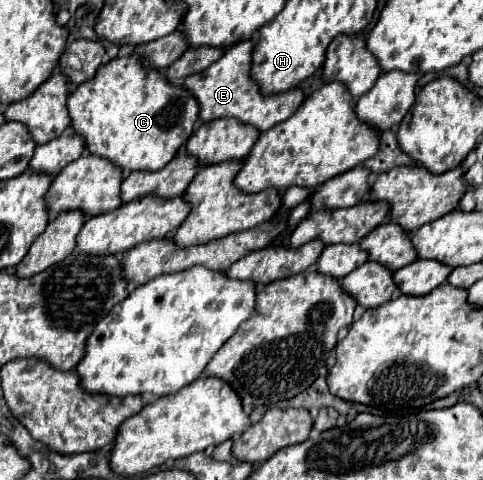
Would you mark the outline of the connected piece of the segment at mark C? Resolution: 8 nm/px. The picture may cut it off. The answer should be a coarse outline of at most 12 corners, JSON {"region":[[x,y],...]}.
{"region":[[137,56],[69,92],[71,130],[125,172],[157,172],[197,100]]}

